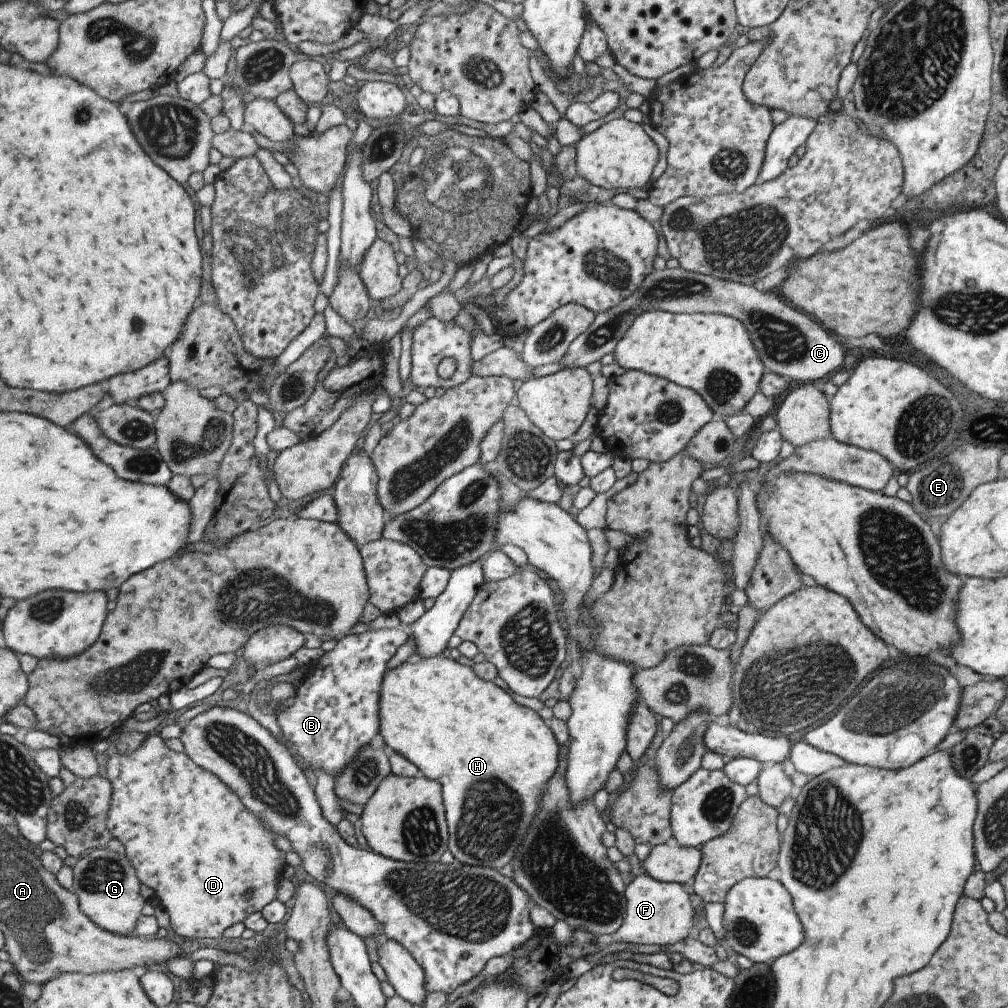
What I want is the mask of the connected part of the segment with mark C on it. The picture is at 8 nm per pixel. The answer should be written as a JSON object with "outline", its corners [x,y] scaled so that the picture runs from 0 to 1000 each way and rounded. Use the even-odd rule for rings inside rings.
{"outline":[[[647,268],[635,281],[607,306],[590,311],[590,315],[579,329],[572,333],[557,357],[563,365],[580,364],[602,351],[607,351],[612,339],[623,329],[632,313],[645,309],[662,311],[709,311],[733,316],[739,323],[759,369],[771,371],[782,380],[812,380],[833,366],[840,344],[837,339],[818,329],[801,311],[791,310],[773,298],[773,292],[752,289],[721,277],[711,277],[694,271],[677,268]]]}

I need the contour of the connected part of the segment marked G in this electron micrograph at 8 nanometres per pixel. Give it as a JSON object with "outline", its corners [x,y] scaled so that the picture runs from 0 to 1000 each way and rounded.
{"outline":[[[106,840],[88,842],[84,847],[77,849],[70,865],[69,884],[76,890],[78,903],[102,923],[120,929],[132,928],[143,891],[138,887],[139,875],[126,850],[115,847]]]}

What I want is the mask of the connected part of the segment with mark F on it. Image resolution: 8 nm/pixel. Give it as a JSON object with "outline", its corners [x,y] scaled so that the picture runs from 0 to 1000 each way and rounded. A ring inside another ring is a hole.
{"outline":[[[637,866],[623,870],[619,880],[620,909],[616,919],[608,925],[606,931],[610,937],[670,937],[678,933],[688,919],[688,899],[684,888],[675,877],[659,876],[648,873],[647,869]]]}

